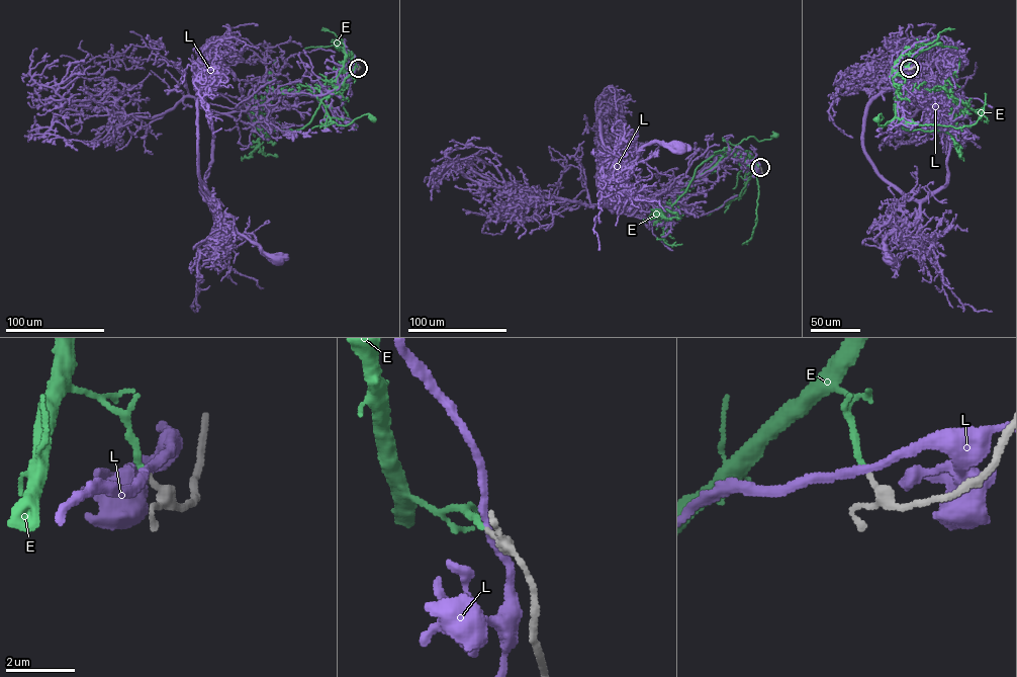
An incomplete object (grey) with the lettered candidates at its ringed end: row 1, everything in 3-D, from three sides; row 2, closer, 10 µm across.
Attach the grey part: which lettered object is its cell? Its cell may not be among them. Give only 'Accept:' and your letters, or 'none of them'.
Accept: E

